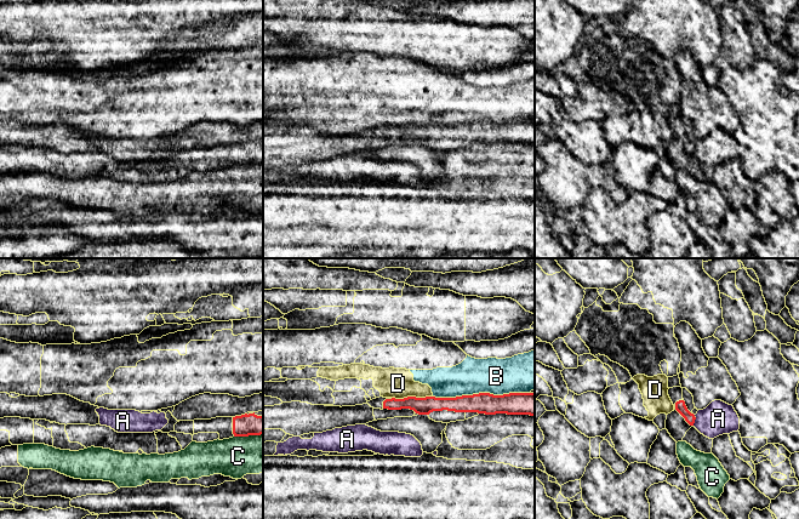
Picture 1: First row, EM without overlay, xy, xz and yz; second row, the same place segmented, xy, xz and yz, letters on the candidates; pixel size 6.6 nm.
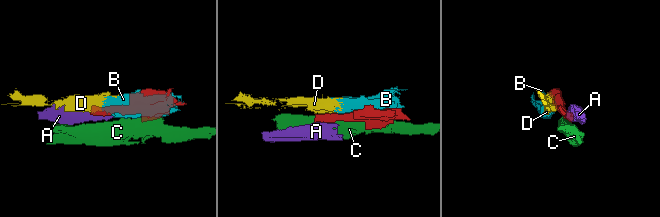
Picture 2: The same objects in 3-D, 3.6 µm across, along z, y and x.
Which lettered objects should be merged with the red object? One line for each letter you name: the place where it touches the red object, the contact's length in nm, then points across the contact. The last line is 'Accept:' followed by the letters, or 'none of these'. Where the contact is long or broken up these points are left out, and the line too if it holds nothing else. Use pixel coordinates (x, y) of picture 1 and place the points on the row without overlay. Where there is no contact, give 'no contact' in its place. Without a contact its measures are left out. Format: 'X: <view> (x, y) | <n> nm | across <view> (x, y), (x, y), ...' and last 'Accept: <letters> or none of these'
Accept: none of these

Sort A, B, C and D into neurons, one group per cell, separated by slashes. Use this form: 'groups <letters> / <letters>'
groups A / B D / C

